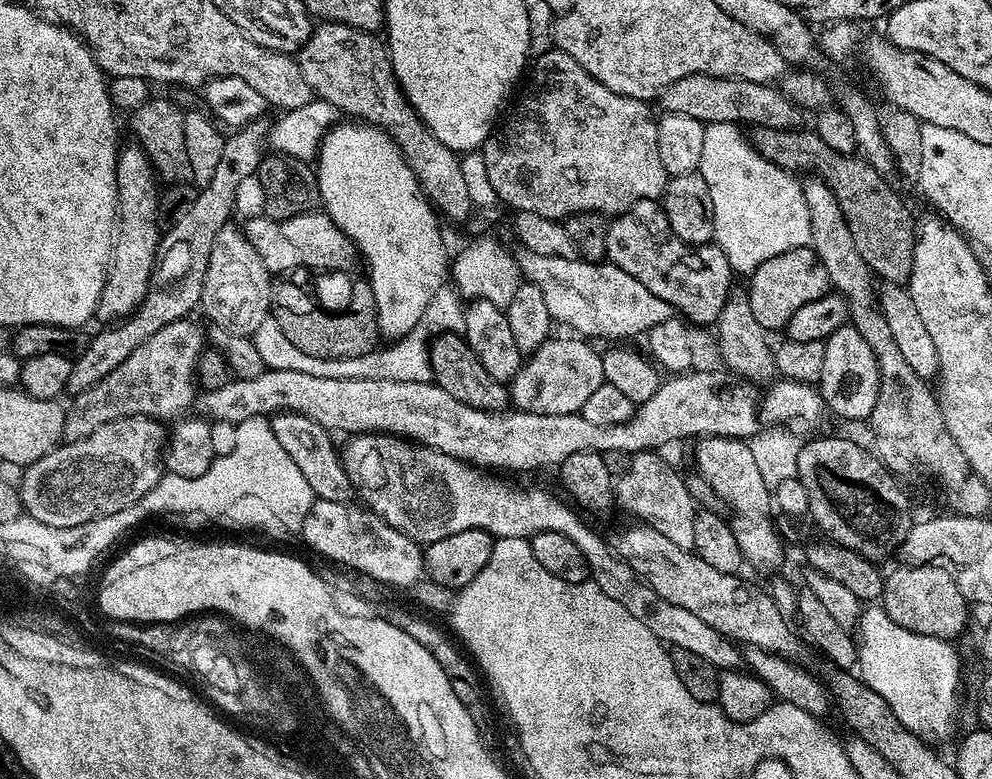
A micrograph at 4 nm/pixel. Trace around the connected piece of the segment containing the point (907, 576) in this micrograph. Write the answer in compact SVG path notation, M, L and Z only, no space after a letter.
M936 564L913 568L896 566L892 573L889 571L884 578L882 607L884 613L898 626L914 634L933 636L949 642L955 641L955 636L963 634L970 611L970 605L964 599L962 590L958 590L952 573Z

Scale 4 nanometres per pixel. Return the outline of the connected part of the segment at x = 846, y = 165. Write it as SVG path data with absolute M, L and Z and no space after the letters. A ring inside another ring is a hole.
M753 127L750 132L750 143L767 160L774 162L779 168L784 168L787 172L791 174L808 172L804 174L815 174L819 179L824 180L826 186L830 186L830 190L838 198L838 206L846 218L846 226L850 228L850 235L854 238L854 246L860 250L862 258L868 263L868 269L881 281L907 285L912 273L912 259L914 258L914 246L918 235L918 224L915 219L912 221L912 216L908 213L907 206L900 201L899 194L884 181L887 179L867 160L856 154L851 156L838 154L834 150L830 150L830 146L826 146L826 142L822 142L822 138L818 138L815 130L804 131Z

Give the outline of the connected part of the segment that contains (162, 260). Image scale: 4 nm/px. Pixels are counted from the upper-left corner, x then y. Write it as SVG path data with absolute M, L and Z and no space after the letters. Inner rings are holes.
M263 119L251 120L245 128L235 129L225 139L222 146L222 158L214 170L214 178L206 182L197 191L194 202L190 202L190 210L174 222L160 238L156 251L156 265L150 274L150 282L146 290L146 298L142 298L139 306L119 322L109 323L96 337L89 339L85 348L72 360L72 369L66 389L69 397L75 398L90 390L106 374L118 370L146 338L154 338L162 326L170 326L170 322L191 317L192 311L200 308L202 286L206 278L206 270L210 262L210 250L216 241L216 235L229 227L234 216L234 194L238 194L238 186L242 178L255 176L260 169L260 162L268 148L269 125Z

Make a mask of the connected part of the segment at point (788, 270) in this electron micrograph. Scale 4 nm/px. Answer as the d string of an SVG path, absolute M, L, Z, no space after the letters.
M811 247L795 248L778 254L772 260L762 262L752 273L746 284L749 304L758 322L767 330L783 329L788 320L806 302L814 302L829 291L830 285L826 266L812 251Z

